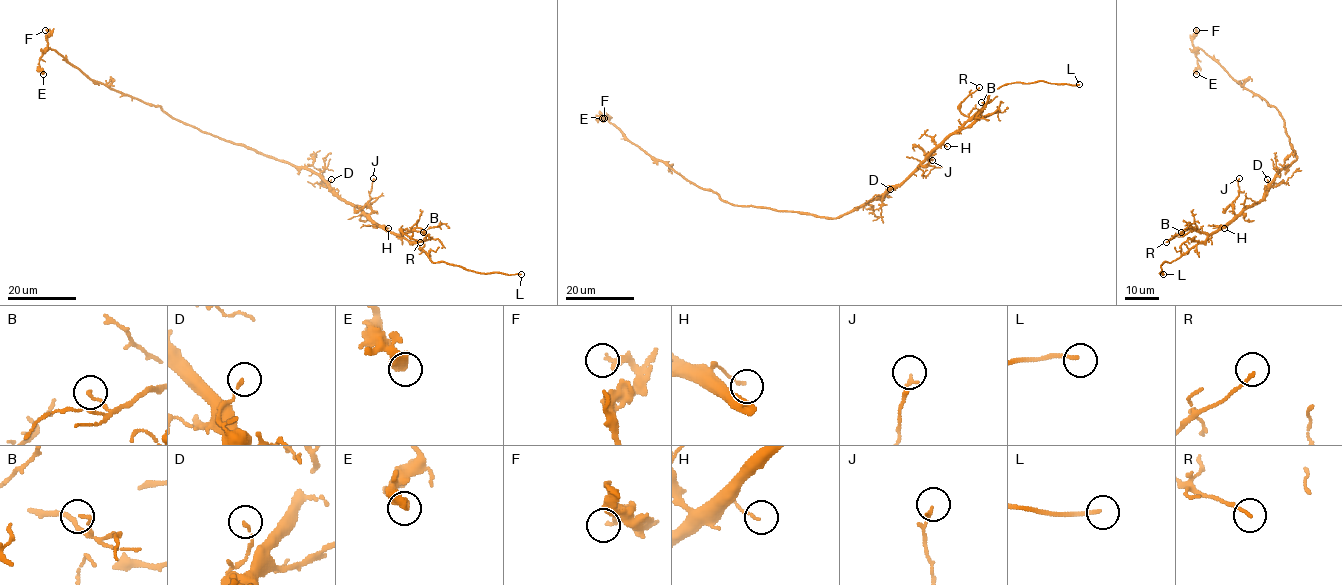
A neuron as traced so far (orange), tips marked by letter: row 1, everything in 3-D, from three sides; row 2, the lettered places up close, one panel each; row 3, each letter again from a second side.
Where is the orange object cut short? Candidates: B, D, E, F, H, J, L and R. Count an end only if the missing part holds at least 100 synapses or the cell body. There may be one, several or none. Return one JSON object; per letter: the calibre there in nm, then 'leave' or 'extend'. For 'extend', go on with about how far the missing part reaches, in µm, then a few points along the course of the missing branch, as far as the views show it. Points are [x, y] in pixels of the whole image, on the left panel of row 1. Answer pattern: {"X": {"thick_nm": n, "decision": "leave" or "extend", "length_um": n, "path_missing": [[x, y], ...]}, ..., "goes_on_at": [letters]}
{"B": {"thick_nm": 110, "decision": "leave"}, "D": {"thick_nm": 130, "decision": "leave"}, "E": {"thick_nm": 480, "decision": "leave"}, "F": {"thick_nm": 170, "decision": "leave"}, "H": {"thick_nm": 90, "decision": "leave"}, "J": {"thick_nm": 100, "decision": "leave"}, "L": {"thick_nm": 140, "decision": "extend", "length_um": 3}, "R": {"thick_nm": 120, "decision": "leave"}, "goes_on_at": ["L"]}

